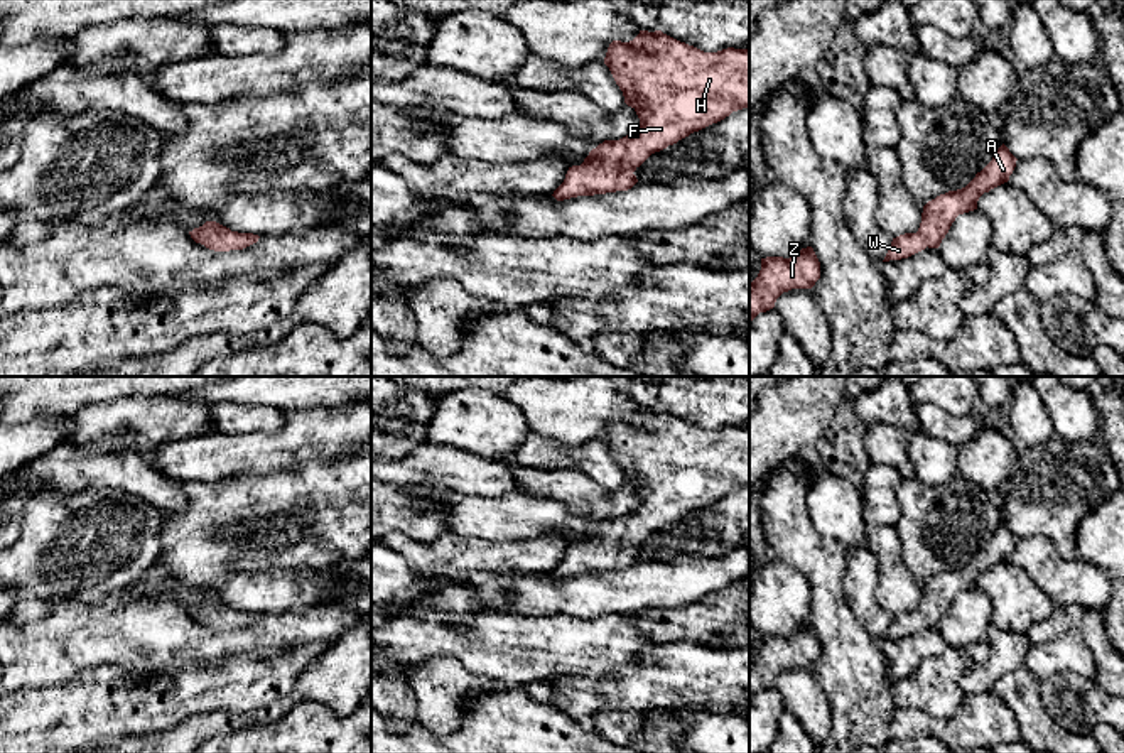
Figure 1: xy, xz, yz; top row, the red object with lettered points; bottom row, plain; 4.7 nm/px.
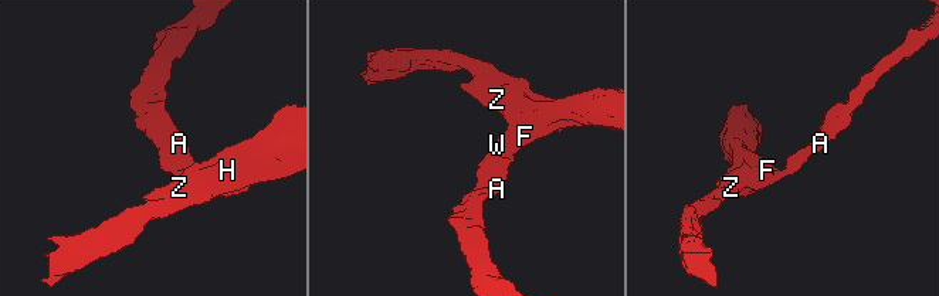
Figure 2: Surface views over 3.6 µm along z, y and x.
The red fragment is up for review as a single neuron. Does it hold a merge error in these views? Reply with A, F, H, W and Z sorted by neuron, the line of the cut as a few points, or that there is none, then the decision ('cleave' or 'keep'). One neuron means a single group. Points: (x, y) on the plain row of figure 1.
A F H W Z | no cut | keep

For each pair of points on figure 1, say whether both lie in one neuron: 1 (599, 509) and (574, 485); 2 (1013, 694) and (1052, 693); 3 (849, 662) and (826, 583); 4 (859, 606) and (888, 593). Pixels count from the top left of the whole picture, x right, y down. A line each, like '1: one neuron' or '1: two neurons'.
1: one neuron
2: two neurons
3: one neuron
4: two neurons

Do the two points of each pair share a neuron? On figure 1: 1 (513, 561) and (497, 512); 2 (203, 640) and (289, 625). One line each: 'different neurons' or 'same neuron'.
1: different neurons
2: same neuron

